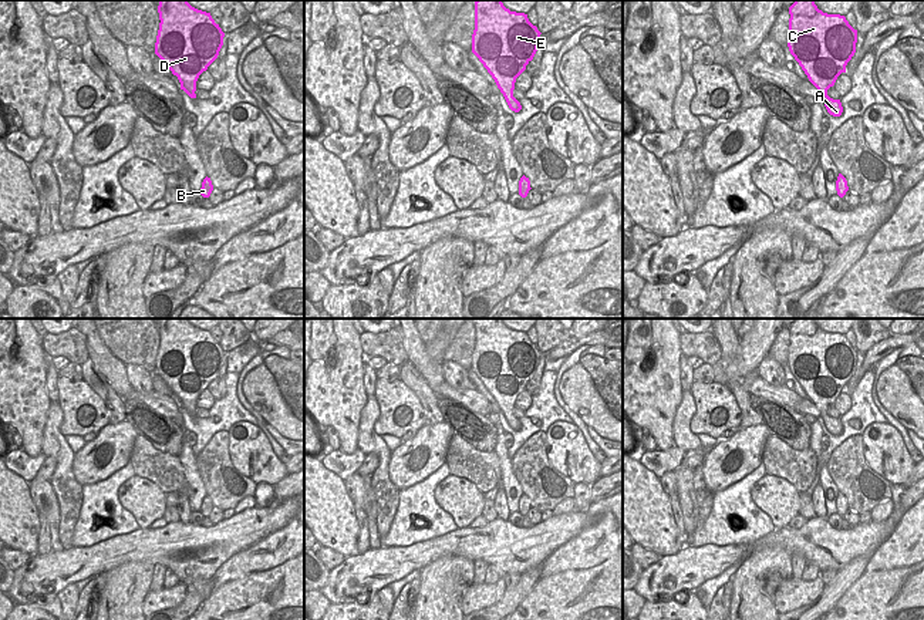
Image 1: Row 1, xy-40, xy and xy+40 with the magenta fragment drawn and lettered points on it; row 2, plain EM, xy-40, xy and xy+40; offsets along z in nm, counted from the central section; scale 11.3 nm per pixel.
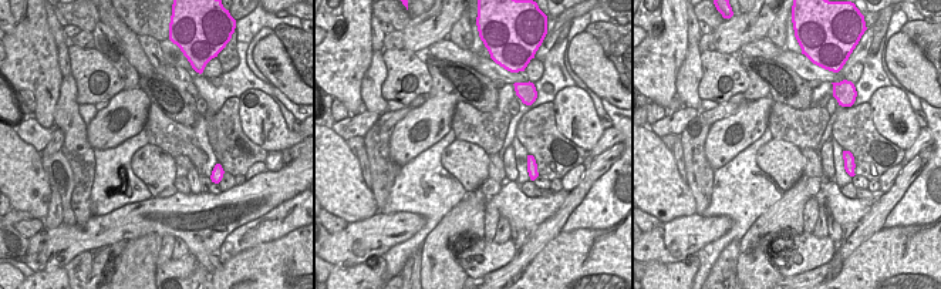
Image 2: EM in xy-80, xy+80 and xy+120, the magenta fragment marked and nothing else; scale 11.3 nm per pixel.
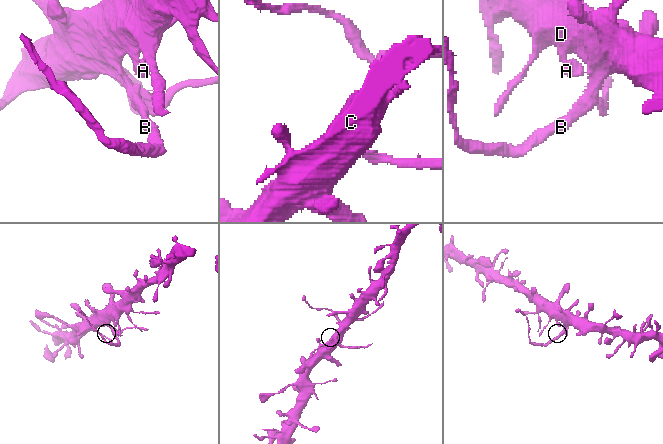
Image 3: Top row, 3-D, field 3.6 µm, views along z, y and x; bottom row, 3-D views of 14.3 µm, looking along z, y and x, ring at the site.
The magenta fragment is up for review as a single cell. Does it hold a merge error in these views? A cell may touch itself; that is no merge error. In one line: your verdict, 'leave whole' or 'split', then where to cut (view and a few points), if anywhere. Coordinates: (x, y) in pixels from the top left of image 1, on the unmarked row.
leave whole; cut none

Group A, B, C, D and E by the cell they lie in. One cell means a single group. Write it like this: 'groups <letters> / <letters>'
groups A B C D E

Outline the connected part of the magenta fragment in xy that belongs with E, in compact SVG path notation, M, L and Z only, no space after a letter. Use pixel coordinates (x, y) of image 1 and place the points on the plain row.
M502 319L475 320L472 371L492 394L515 431L522 428L513 415L515 401L533 378L540 353L527 333L510 330Z

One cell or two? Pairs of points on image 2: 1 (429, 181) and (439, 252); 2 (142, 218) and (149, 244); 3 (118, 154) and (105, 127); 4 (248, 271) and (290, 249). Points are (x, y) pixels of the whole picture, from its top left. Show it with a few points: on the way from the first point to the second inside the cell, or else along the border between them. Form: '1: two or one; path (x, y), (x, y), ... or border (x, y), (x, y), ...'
1: two; border (458, 201), (420, 245)
2: two; border (161, 235), (145, 234), (127, 241)
3: two; border (142, 128), (114, 147), (94, 150)
4: one; path (257, 271), (269, 271), (280, 259)

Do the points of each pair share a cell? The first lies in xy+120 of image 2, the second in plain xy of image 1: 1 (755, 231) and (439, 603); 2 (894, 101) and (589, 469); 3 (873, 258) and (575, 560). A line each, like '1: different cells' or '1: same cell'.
1: same cell
2: same cell
3: different cells

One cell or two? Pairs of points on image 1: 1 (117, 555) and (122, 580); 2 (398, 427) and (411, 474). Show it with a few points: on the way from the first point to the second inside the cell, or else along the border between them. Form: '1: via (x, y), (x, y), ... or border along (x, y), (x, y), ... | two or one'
1: border along (154, 565), (125, 562), (105, 572) | two
2: border along (424, 424), (417, 431) | two

